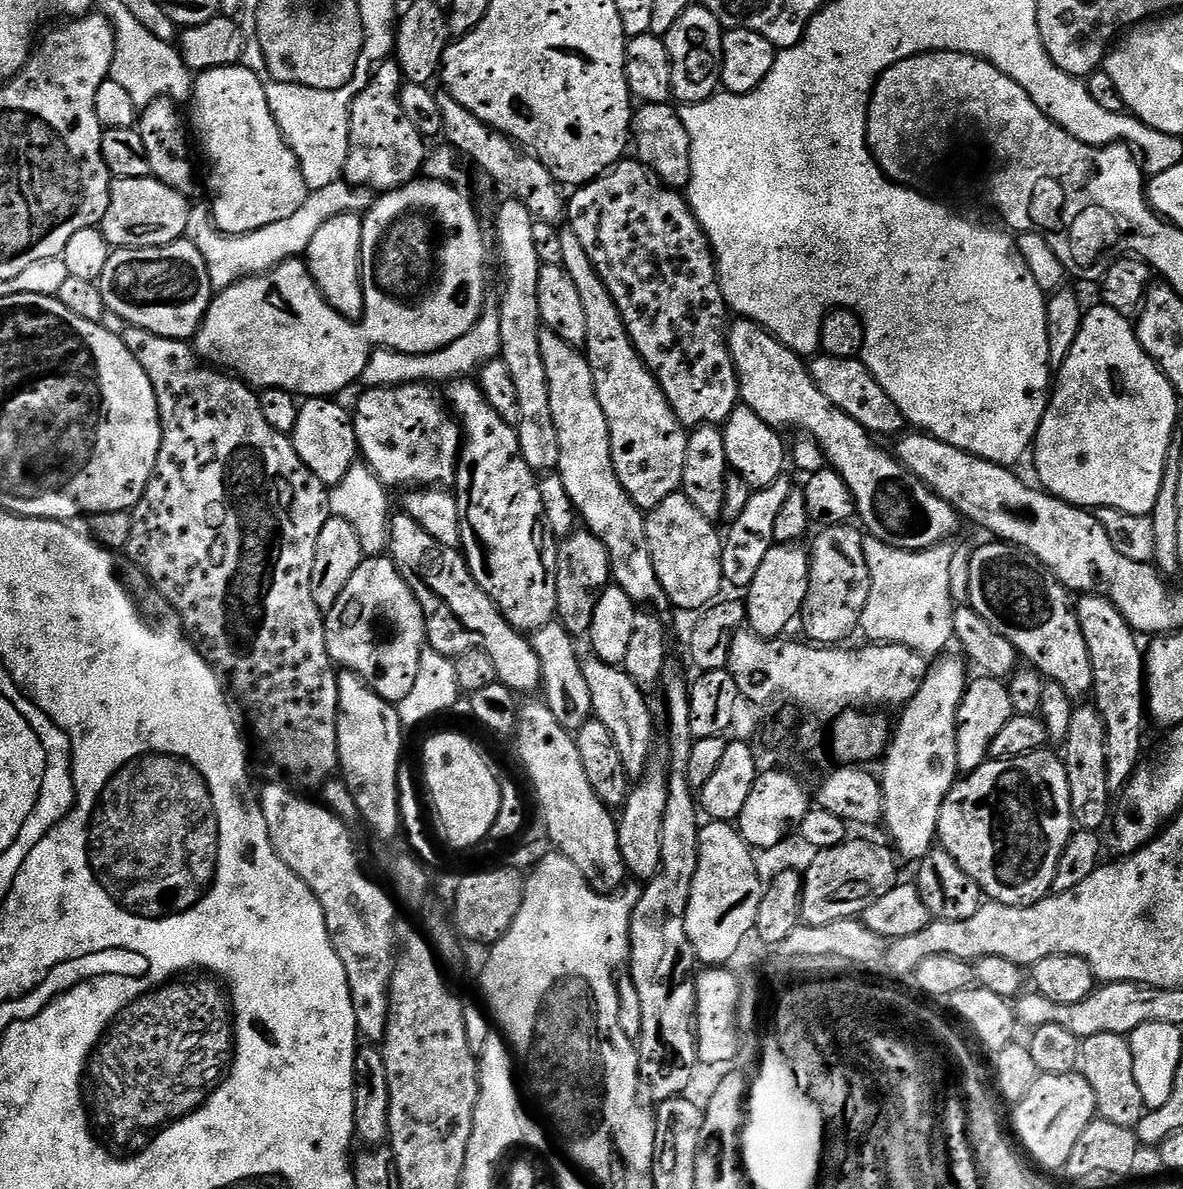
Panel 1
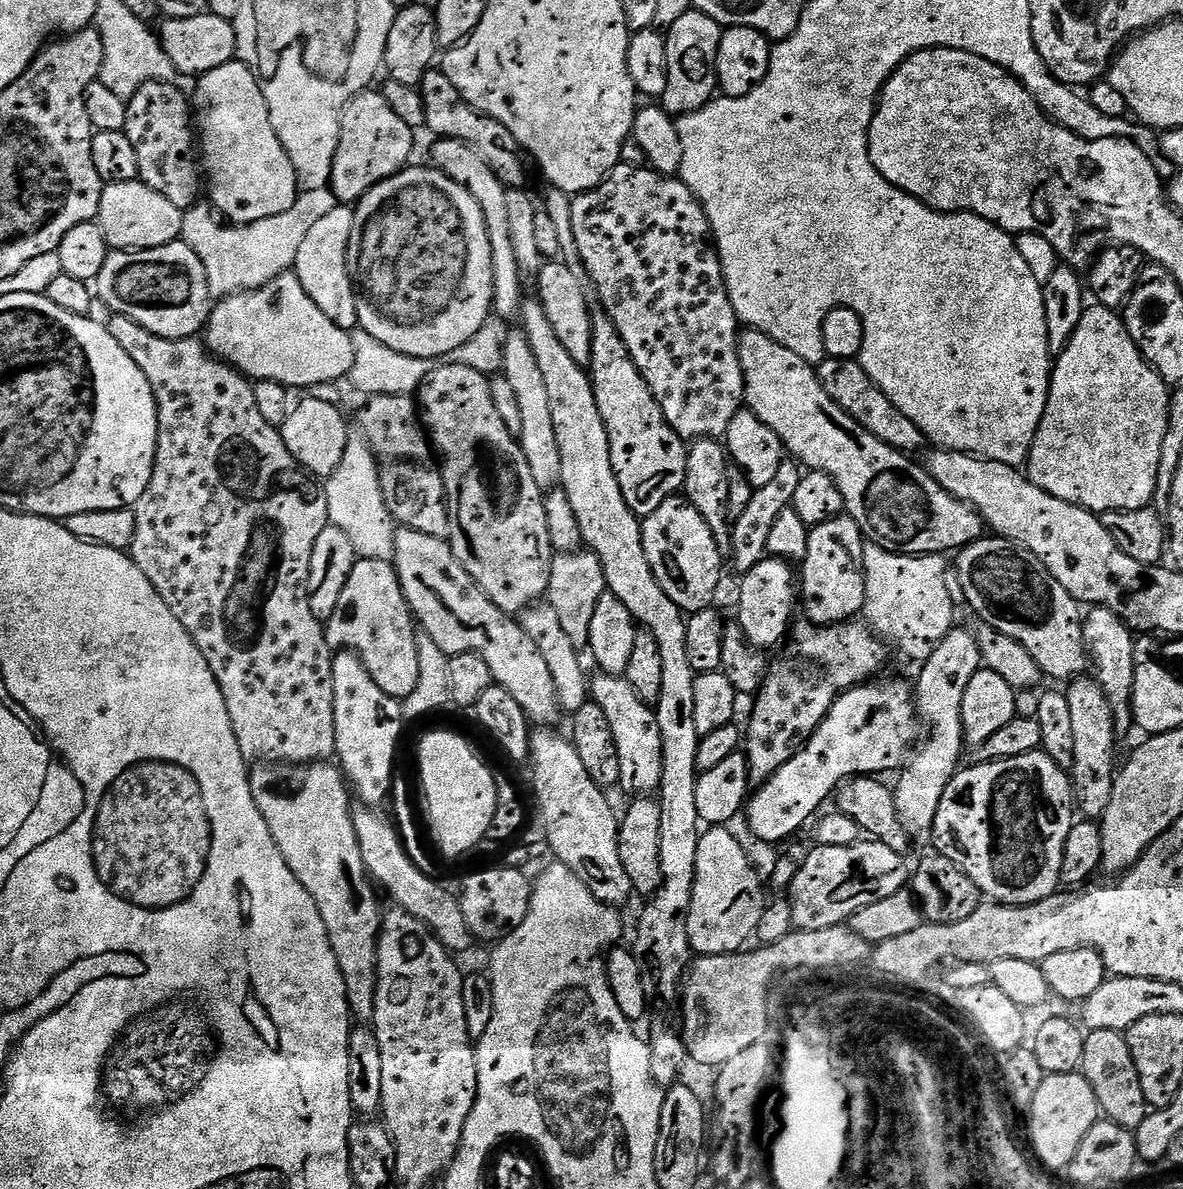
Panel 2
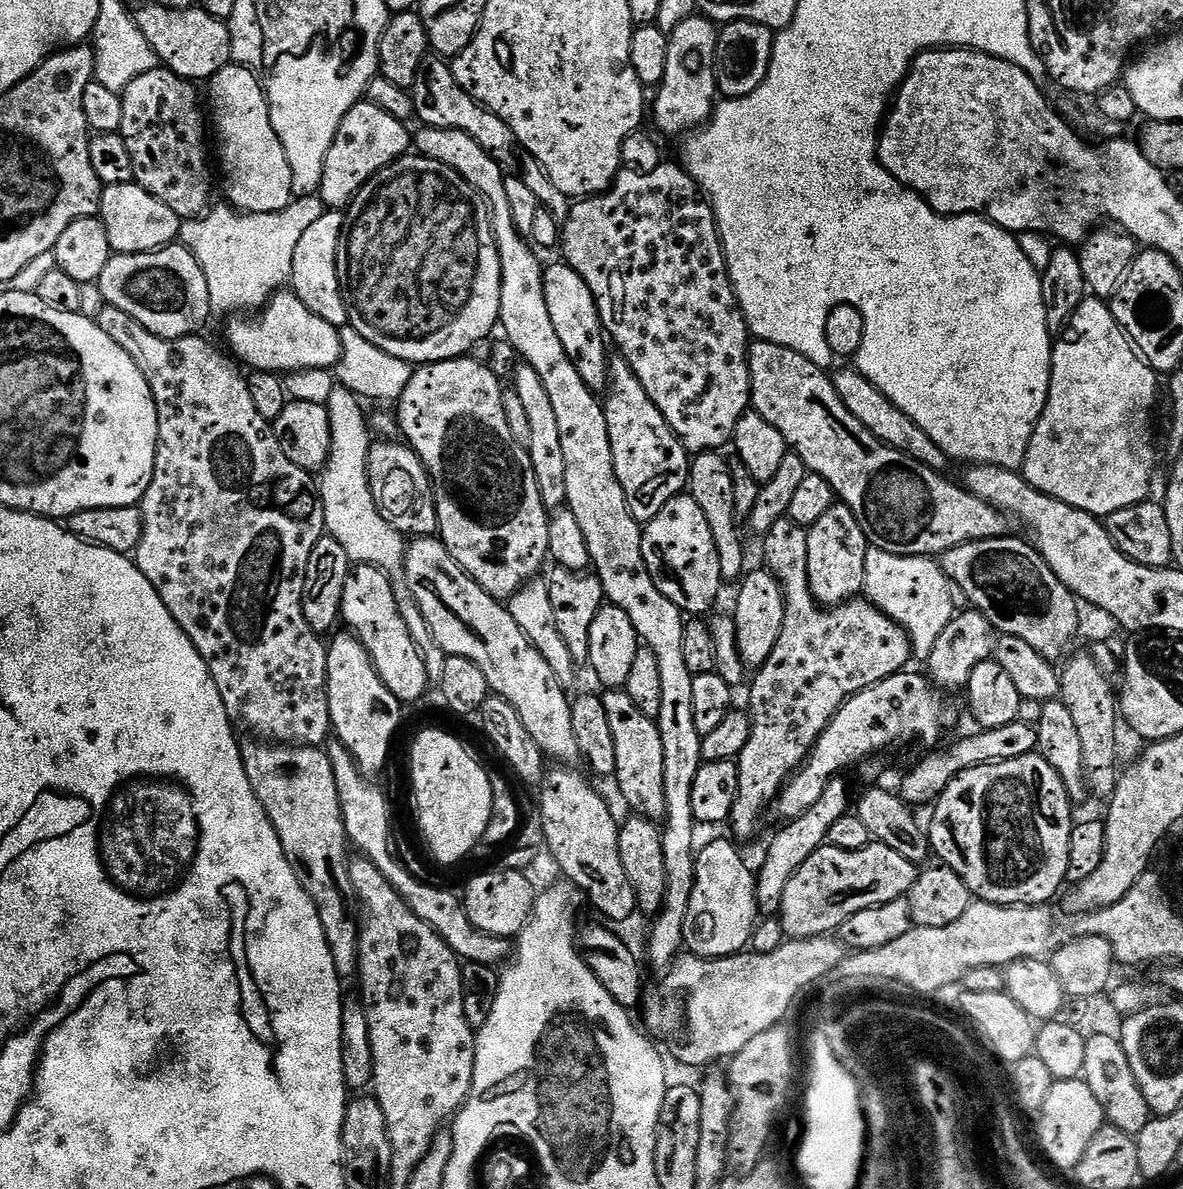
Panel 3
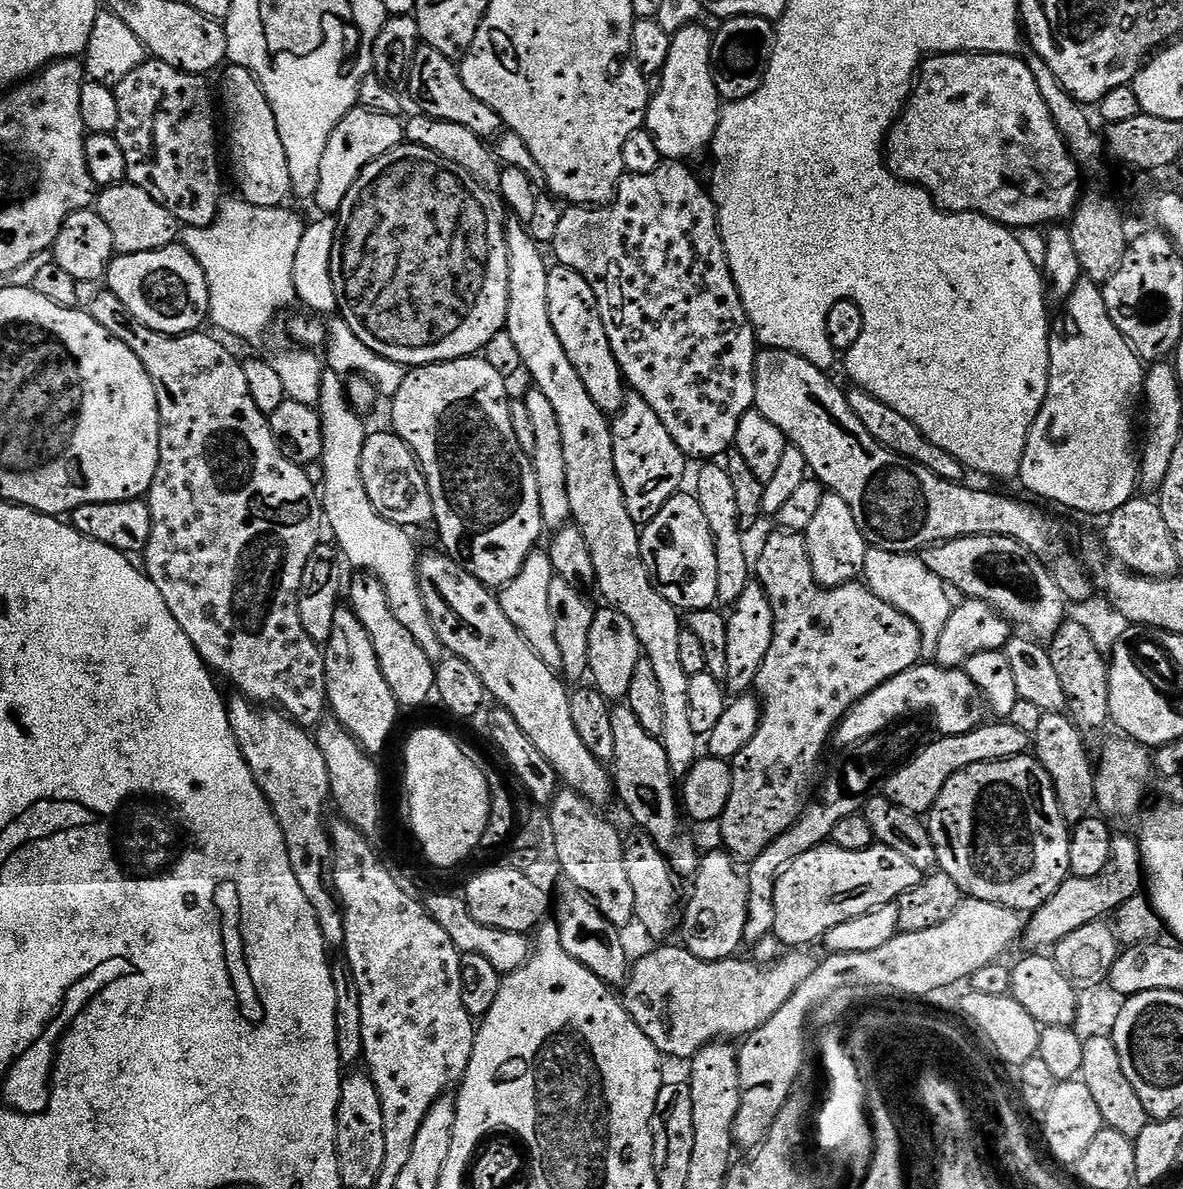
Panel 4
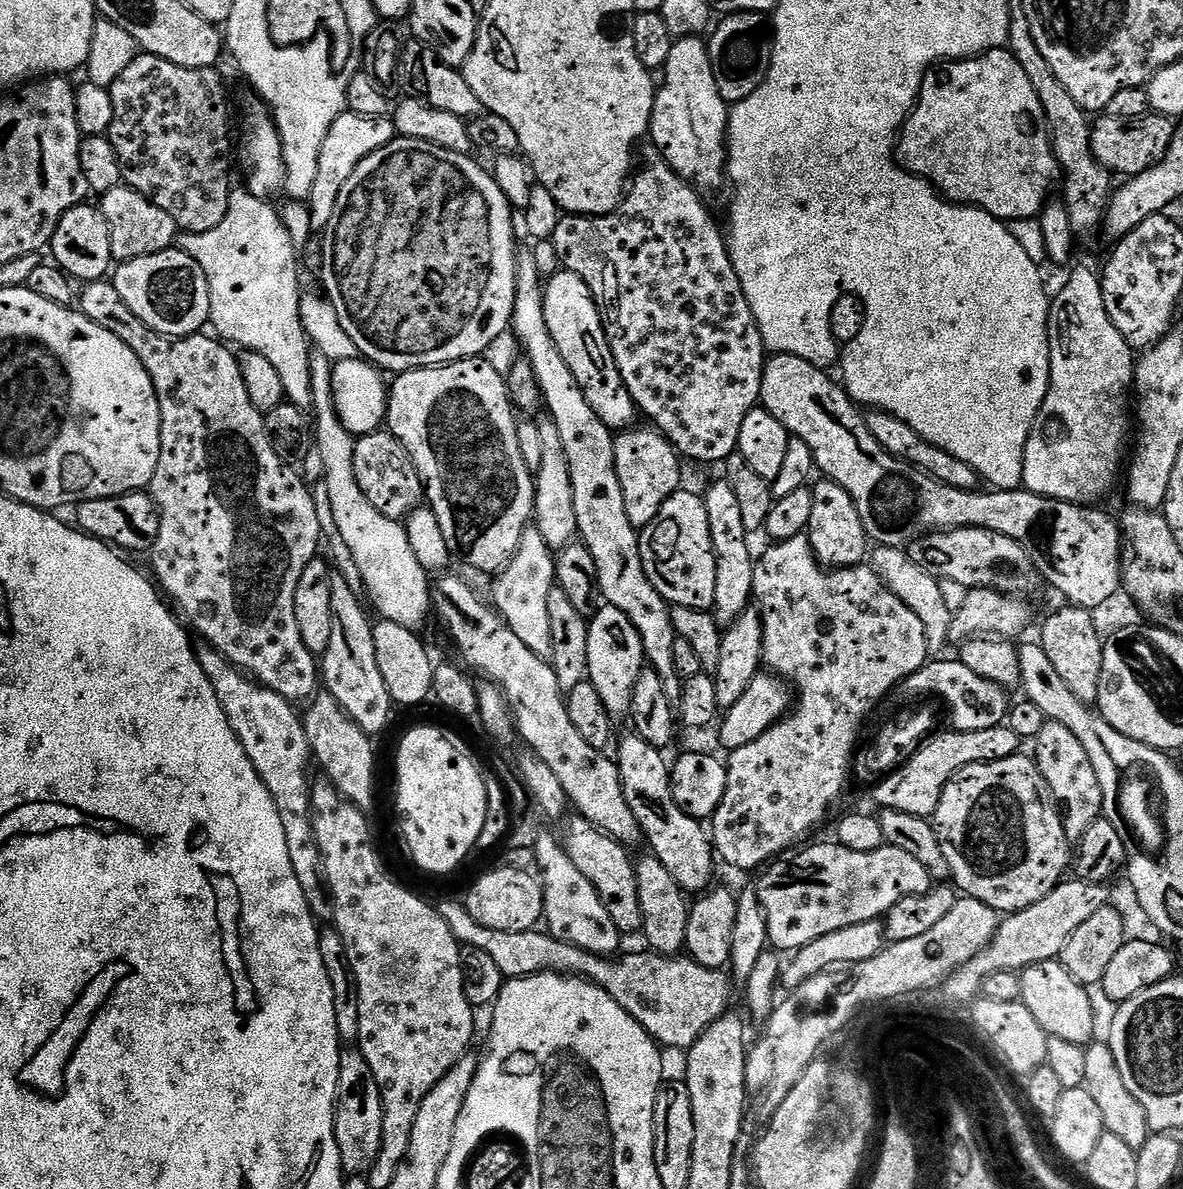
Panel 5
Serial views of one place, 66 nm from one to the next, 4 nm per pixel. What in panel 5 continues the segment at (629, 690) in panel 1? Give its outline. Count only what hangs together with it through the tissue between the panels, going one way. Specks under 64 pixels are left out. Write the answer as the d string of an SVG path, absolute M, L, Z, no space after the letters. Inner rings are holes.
M627 734L620 740L620 753L614 759L620 769L620 781L626 794L626 806L638 818L638 826L643 839L648 840L651 855L656 856L670 870L674 882L685 893L703 894L709 891L712 880L712 860L714 849L709 829L701 821L685 814L674 802L672 774L669 761L664 761L665 753L650 746L638 735Z

